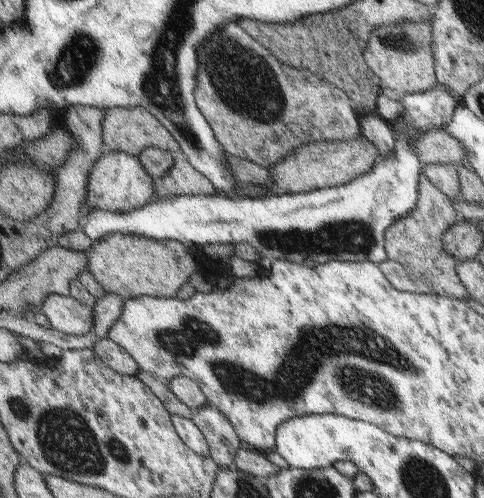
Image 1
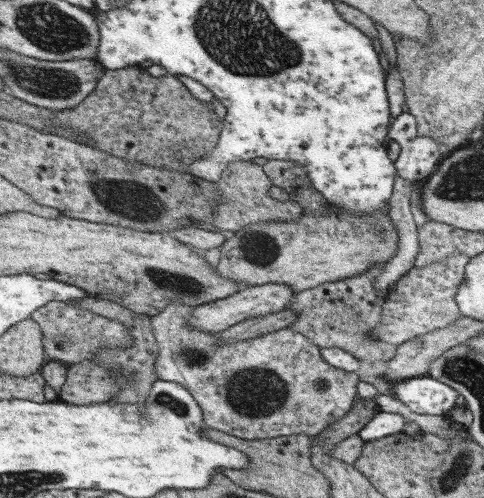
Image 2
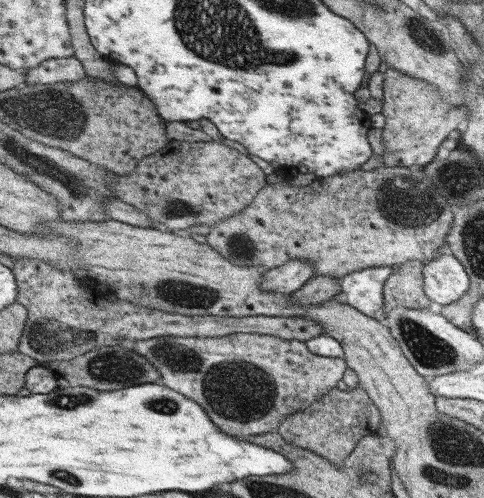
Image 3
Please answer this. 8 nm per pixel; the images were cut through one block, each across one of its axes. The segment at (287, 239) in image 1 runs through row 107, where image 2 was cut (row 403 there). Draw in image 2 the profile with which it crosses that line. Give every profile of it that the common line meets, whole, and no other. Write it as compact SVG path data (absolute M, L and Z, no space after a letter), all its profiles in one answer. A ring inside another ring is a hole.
M421 376L393 384L393 396L415 414L445 416L445 412L457 404L459 392L433 378Z

